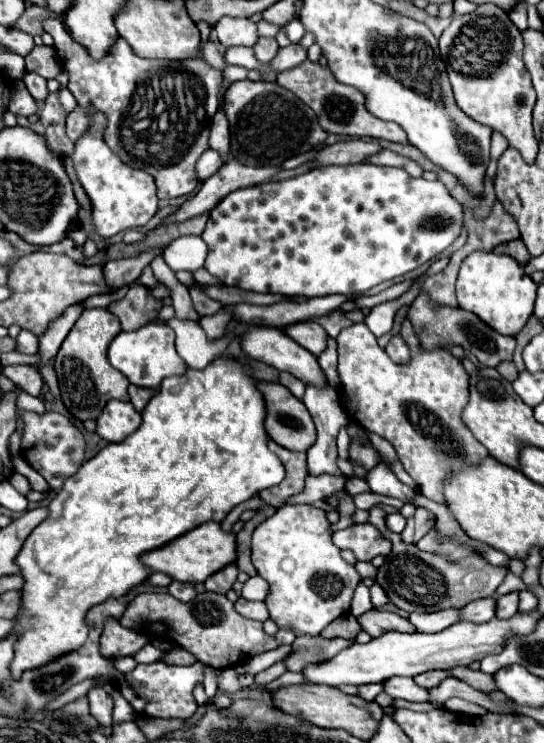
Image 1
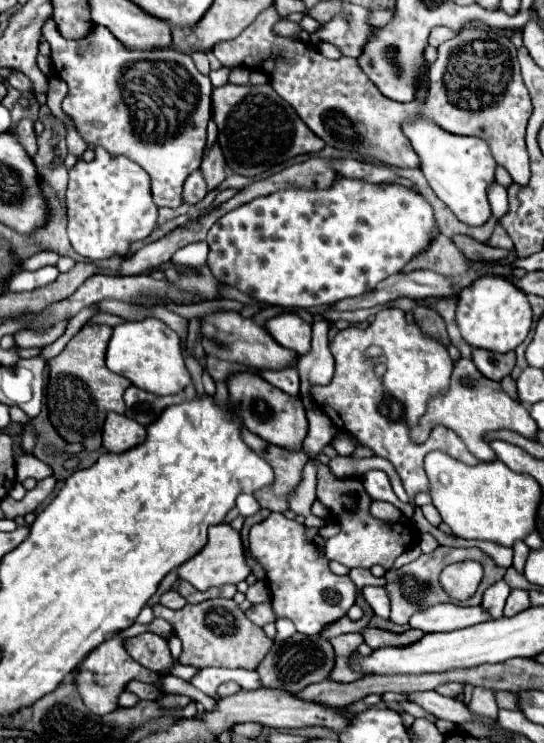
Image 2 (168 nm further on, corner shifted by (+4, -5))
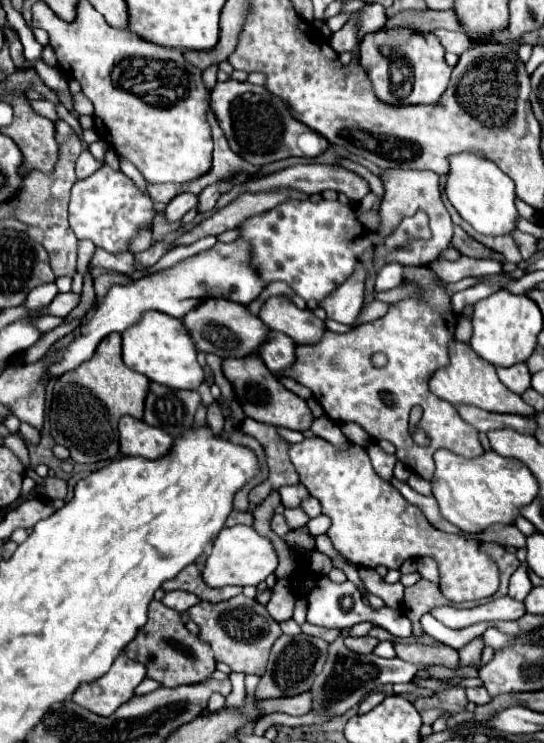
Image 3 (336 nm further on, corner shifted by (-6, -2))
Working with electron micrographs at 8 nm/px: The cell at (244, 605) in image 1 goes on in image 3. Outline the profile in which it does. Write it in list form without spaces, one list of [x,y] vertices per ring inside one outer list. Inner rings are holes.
[[[278,581],[278,585],[274,587],[274,595],[272,595],[270,603],[266,605],[266,609],[272,615],[272,619],[276,619],[278,623],[292,619],[294,591],[288,581]]]

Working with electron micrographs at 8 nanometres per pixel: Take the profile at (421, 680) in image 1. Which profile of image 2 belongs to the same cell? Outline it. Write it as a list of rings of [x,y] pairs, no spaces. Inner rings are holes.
[[[446,682],[446,684],[440,684],[440,686],[436,688],[438,694],[442,694],[442,696],[450,696],[450,698],[460,696],[462,690],[464,690],[464,686],[462,686],[462,684],[456,684],[456,682]]]

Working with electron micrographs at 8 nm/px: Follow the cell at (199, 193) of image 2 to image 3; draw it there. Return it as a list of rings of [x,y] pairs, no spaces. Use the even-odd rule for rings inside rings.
[[[182,193],[182,195],[174,197],[174,199],[166,205],[166,209],[164,209],[164,219],[166,219],[168,223],[180,221],[190,209],[196,207],[196,201],[198,201],[198,197],[192,195],[192,193]]]

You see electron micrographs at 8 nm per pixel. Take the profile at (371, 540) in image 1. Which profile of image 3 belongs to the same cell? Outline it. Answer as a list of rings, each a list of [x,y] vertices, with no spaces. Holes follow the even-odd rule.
[[[310,437],[304,439],[302,443],[290,445],[290,461],[294,463],[300,483],[310,491],[312,497],[316,497],[322,505],[322,513],[330,517],[332,525],[326,531],[330,537],[334,549],[346,557],[350,563],[356,567],[366,567],[374,569],[378,565],[384,565],[386,569],[400,569],[400,565],[406,559],[420,559],[420,557],[430,557],[438,563],[440,571],[440,589],[446,595],[446,599],[454,603],[462,601],[476,601],[476,599],[486,599],[496,593],[498,589],[498,565],[494,559],[490,559],[482,549],[478,541],[462,539],[458,535],[448,535],[440,533],[434,529],[428,519],[422,515],[422,511],[416,505],[410,505],[392,485],[388,485],[371,464],[368,453],[364,447],[350,443],[348,451],[338,451],[332,443],[320,439],[320,437]]]

